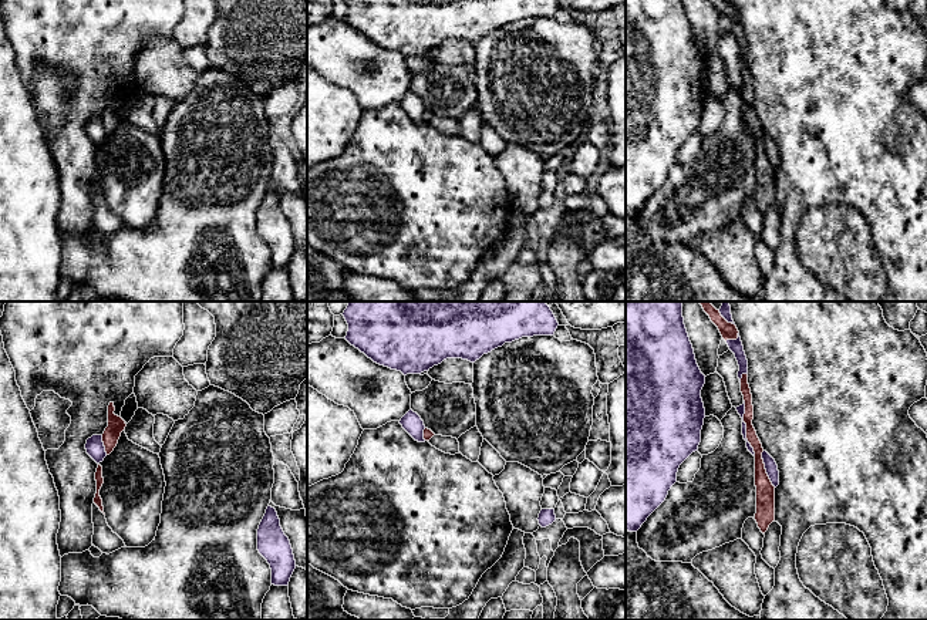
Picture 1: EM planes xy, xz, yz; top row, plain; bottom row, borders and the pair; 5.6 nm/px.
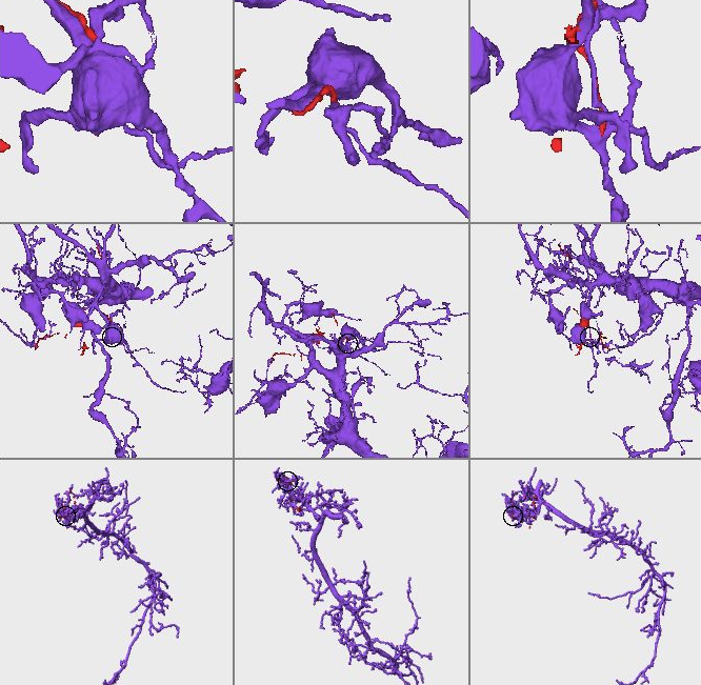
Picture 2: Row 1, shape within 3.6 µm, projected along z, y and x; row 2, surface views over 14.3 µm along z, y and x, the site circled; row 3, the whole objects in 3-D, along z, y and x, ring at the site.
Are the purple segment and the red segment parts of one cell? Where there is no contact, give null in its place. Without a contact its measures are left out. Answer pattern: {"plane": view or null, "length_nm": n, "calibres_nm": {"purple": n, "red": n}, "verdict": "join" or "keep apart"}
{"plane": "yz", "length_nm": 320, "calibres_nm": {"purple": 50, "red": 70}, "verdict": "keep apart"}

